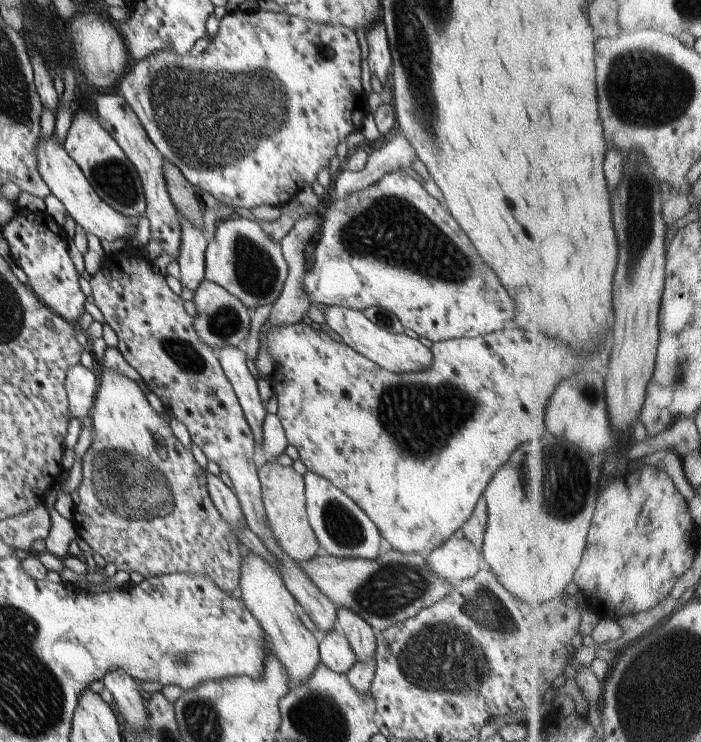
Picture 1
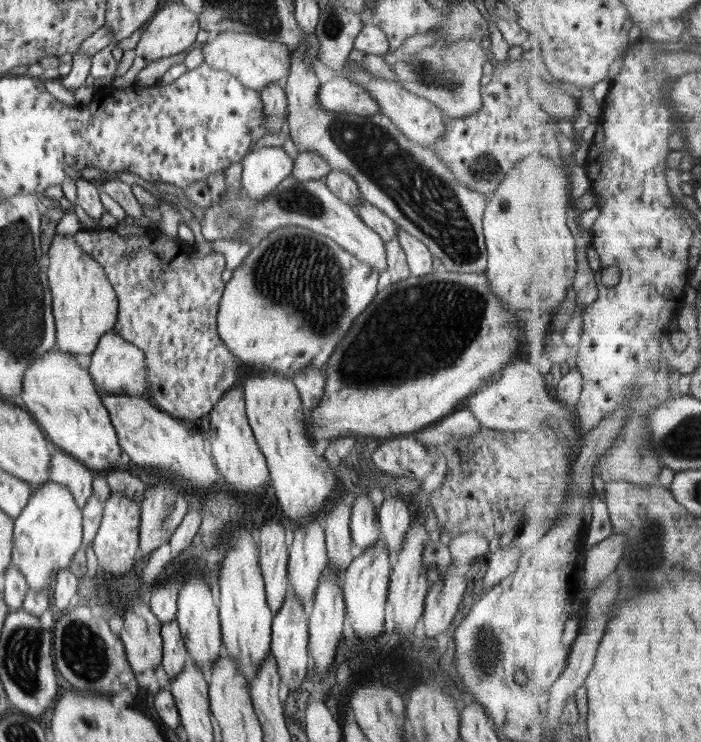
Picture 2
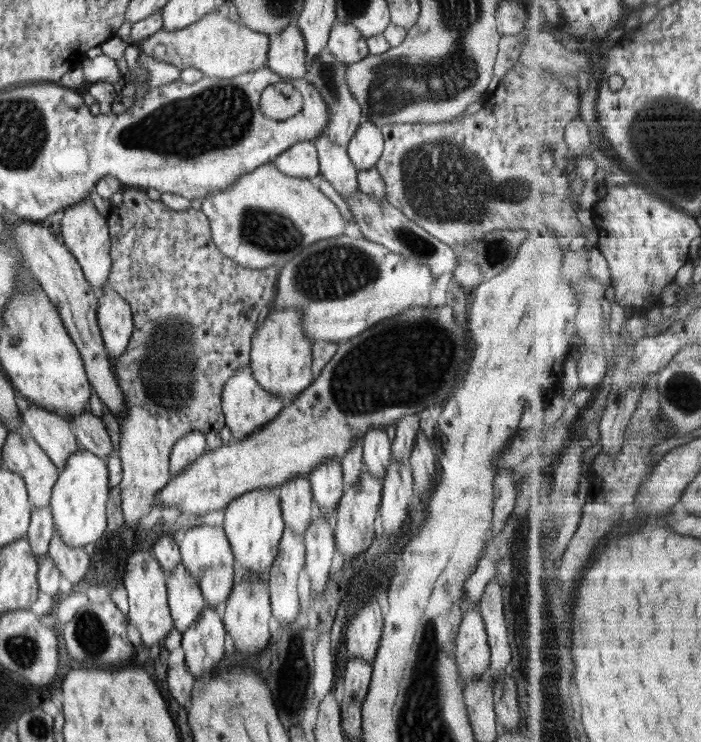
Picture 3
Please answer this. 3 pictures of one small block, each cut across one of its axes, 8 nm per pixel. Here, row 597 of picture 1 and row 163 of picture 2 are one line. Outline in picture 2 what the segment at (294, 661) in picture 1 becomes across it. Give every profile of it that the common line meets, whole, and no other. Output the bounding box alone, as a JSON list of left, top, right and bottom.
[241,147,294,200]

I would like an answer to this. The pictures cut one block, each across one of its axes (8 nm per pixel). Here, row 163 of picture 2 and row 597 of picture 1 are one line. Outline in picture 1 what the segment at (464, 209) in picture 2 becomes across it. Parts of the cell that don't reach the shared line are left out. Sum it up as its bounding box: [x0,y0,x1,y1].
[298,550,454,634]

